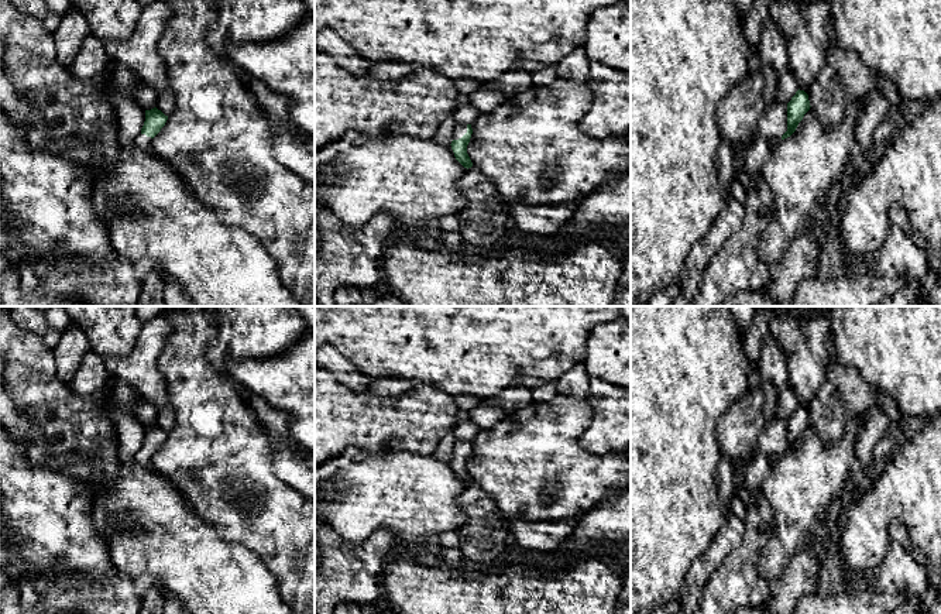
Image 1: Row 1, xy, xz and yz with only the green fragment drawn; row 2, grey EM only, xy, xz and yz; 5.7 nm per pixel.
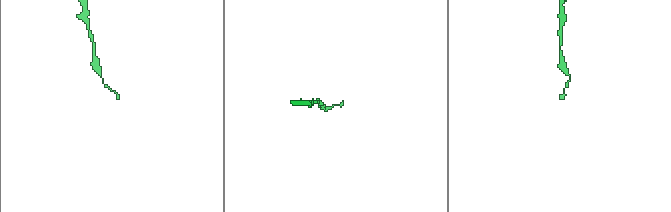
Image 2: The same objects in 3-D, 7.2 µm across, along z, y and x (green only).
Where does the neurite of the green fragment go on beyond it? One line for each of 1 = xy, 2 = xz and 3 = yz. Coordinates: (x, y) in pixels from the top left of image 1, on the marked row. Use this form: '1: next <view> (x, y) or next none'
1: next xy (141, 141)
2: next xz (460, 129)
3: next none

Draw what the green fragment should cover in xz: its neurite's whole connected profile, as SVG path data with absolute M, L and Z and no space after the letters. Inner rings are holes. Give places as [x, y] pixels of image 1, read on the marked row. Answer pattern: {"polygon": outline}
{"polygon": "M459 123L454 127L453 134L454 140L450 144L456 159L467 169L473 167L473 162L467 154L467 145L470 143L471 134L473 134L471 124Z"}

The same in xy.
{"polygon": "M157 107L151 110L145 110L145 121L134 144L147 152L154 152L151 148L151 141L165 126L166 120L168 120L168 116L165 116Z"}

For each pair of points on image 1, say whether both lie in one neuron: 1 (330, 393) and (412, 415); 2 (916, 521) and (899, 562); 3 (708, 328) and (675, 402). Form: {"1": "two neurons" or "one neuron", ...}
{"1": "one neuron", "2": "two neurons", "3": "one neuron"}

